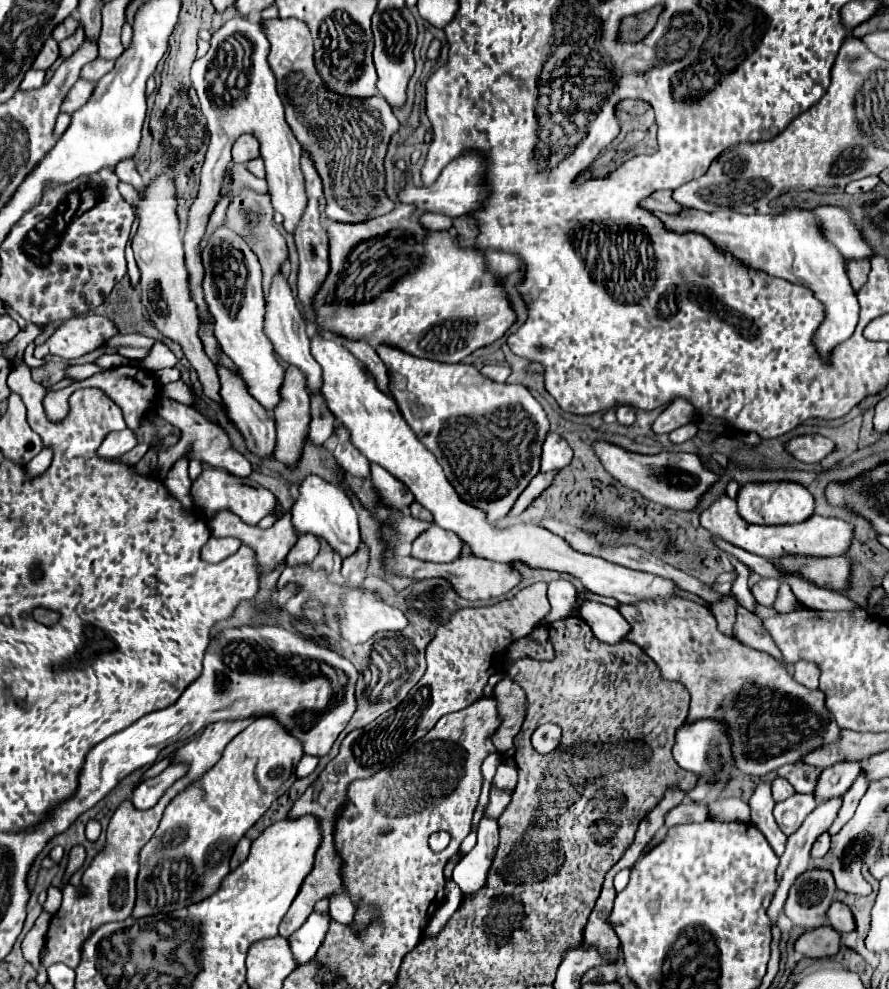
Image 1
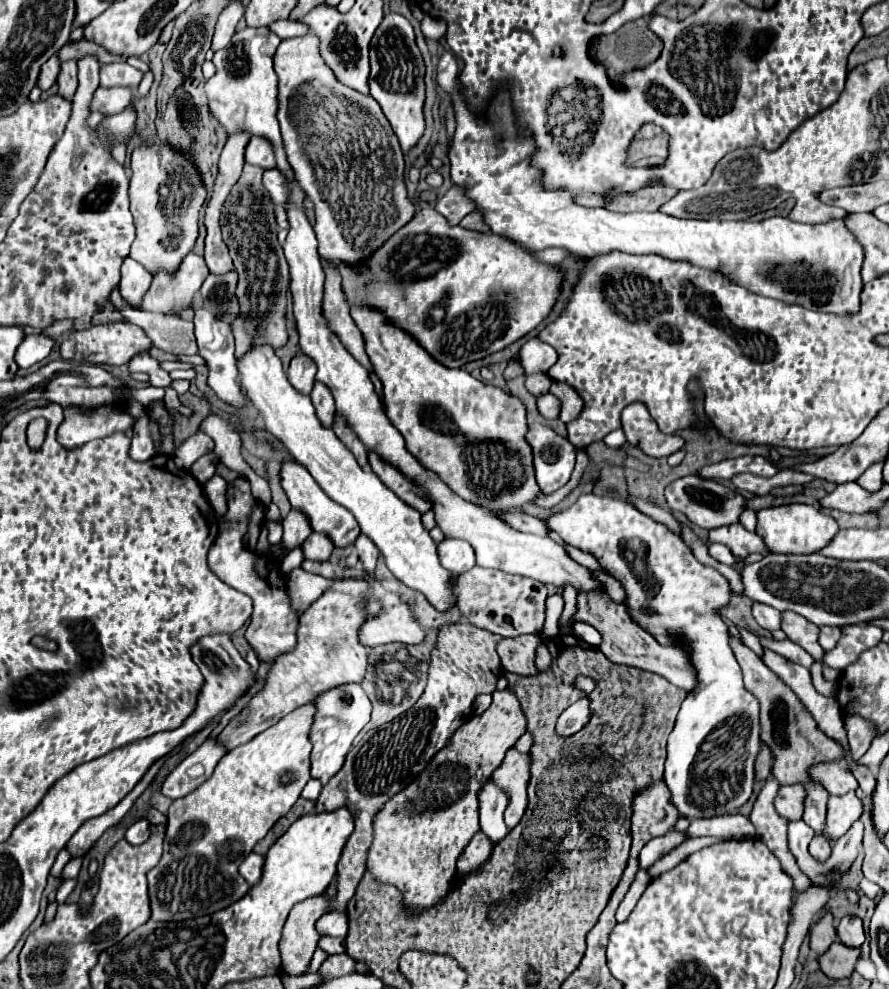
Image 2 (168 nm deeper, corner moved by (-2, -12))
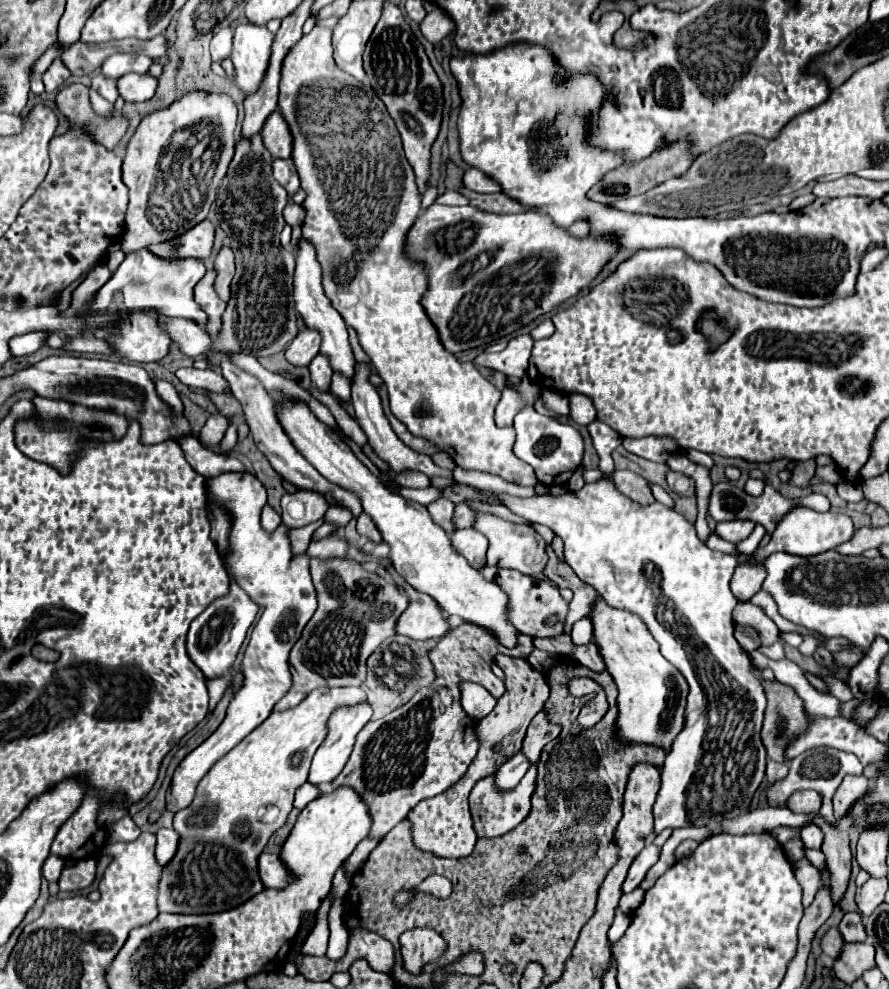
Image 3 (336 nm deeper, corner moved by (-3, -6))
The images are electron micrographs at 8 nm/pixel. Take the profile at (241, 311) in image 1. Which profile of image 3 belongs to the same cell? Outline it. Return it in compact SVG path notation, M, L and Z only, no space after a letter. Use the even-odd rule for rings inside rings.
M272 392L272 398L276 400L276 416L296 450L302 452L302 456L306 456L306 460L310 460L310 464L326 480L354 492L360 498L364 512L374 520L382 540L390 546L390 562L396 572L418 592L432 596L446 614L460 616L466 622L492 630L500 644L512 648L516 644L518 630L506 620L506 594L500 590L500 586L484 580L482 574L452 548L450 538L438 524L432 522L426 506L392 492L356 458L352 448L336 430L316 418L308 402L284 392Z

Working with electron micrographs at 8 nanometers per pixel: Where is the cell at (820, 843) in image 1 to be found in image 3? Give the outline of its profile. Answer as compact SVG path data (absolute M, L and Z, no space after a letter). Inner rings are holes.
M808 824L808 826L802 828L802 842L804 842L806 848L820 850L822 842L824 842L824 834L816 824Z

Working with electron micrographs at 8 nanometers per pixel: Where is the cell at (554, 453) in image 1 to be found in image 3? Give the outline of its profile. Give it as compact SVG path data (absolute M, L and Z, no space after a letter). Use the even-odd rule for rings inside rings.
M526 406L524 410L516 414L514 428L516 428L514 454L534 468L538 480L546 486L566 484L582 462L584 442L582 442L580 432L570 424L562 424L550 416L538 414L532 406Z

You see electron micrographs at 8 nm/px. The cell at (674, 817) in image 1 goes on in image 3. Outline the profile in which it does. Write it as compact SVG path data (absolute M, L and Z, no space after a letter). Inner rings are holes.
M648 844L638 856L636 860L632 862L630 870L628 870L628 876L622 884L622 892L632 892L636 886L640 886L640 882L644 880L646 872L650 870L650 866L654 866L658 862L658 856L660 856L660 846L656 844Z

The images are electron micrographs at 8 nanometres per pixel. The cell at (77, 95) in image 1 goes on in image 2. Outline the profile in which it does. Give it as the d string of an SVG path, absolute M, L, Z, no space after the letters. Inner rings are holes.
M97 88L93 96L93 110L105 114L117 114L133 104L133 90L131 88Z

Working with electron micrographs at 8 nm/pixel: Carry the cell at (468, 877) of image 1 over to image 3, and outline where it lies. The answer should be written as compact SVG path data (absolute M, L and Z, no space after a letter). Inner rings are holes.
M518 752L510 760L506 760L506 764L502 764L502 768L498 768L498 772L494 772L498 790L506 792L510 788L516 788L518 782L522 780L522 776L526 774L528 766L530 766L530 760L522 752Z

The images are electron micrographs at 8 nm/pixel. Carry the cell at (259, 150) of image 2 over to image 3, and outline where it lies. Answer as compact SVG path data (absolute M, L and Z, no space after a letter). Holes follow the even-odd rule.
M278 110L268 116L264 128L260 130L260 136L262 136L264 144L266 144L266 150L274 158L290 158L292 134L288 130L286 120L282 118L282 114Z

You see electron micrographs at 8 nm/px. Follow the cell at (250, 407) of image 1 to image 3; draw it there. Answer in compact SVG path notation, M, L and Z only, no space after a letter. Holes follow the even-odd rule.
M206 260L206 276L196 284L194 288L194 300L196 304L202 308L202 312L206 312L208 316L208 322L204 326L206 334L210 338L218 336L220 330L222 330L222 312L226 308L226 302L218 298L218 294L214 292L214 278L216 278L216 272L212 270L210 262Z

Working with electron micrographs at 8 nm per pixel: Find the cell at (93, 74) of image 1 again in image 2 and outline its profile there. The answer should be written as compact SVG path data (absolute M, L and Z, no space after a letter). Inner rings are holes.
M119 62L119 64L109 64L109 66L101 66L101 86L129 86L129 88L137 88L143 72L139 72L137 68L129 66L127 62Z

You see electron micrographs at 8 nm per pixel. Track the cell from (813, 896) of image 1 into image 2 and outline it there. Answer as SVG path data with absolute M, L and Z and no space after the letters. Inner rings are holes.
M825 914L817 926L811 930L811 950L815 954L823 954L837 940L837 932L833 928L833 916Z

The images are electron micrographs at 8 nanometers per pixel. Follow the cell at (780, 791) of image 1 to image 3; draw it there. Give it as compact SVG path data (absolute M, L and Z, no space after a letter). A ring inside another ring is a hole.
M808 790L808 792L794 792L790 800L786 800L786 808L792 812L804 812L804 814L816 814L820 810L822 798L818 792Z

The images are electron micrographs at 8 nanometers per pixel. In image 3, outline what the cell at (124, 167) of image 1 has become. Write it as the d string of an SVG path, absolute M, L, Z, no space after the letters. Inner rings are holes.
M90 90L90 102L92 102L92 108L98 116L110 116L114 114L114 106L110 102L106 102L102 96L98 96L94 90Z

